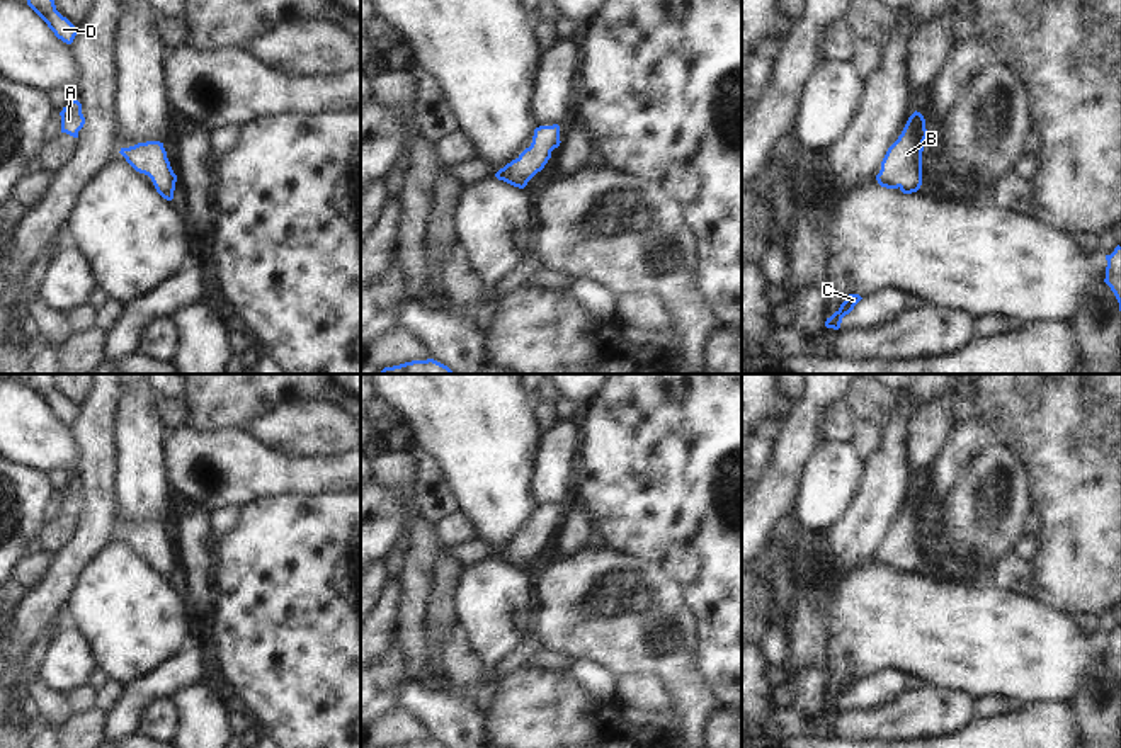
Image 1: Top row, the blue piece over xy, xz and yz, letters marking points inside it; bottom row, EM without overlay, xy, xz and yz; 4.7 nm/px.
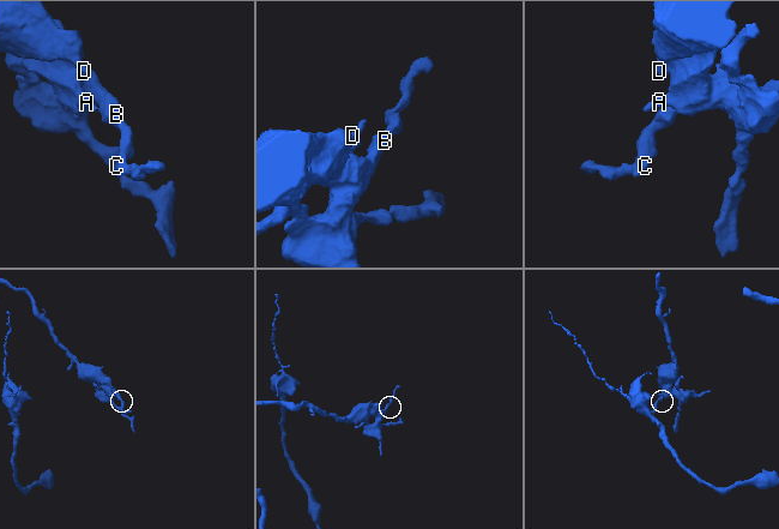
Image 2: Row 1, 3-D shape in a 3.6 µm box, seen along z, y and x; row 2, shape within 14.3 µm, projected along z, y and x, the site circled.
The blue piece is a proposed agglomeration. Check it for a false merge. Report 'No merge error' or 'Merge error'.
No merge error

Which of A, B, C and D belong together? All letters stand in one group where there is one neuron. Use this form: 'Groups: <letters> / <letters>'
Groups: A B C D

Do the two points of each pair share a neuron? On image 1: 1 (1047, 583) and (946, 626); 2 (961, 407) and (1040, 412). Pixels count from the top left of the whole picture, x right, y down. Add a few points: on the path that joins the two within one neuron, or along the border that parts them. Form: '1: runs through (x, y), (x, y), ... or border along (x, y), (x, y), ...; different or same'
1: border along (1029, 595), (1067, 614); different
2: border along (967, 391), (975, 413); different

